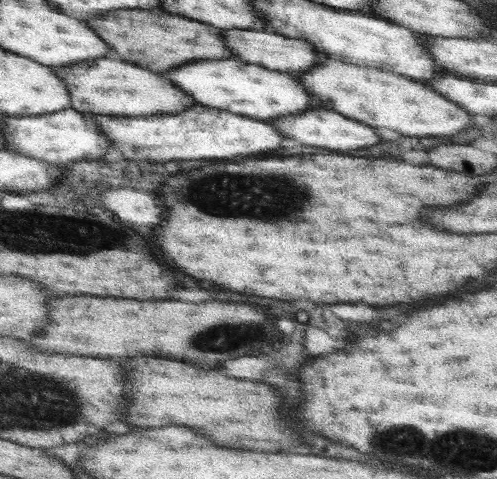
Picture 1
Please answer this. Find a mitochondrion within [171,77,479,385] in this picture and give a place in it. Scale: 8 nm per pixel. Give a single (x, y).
(273, 197)

